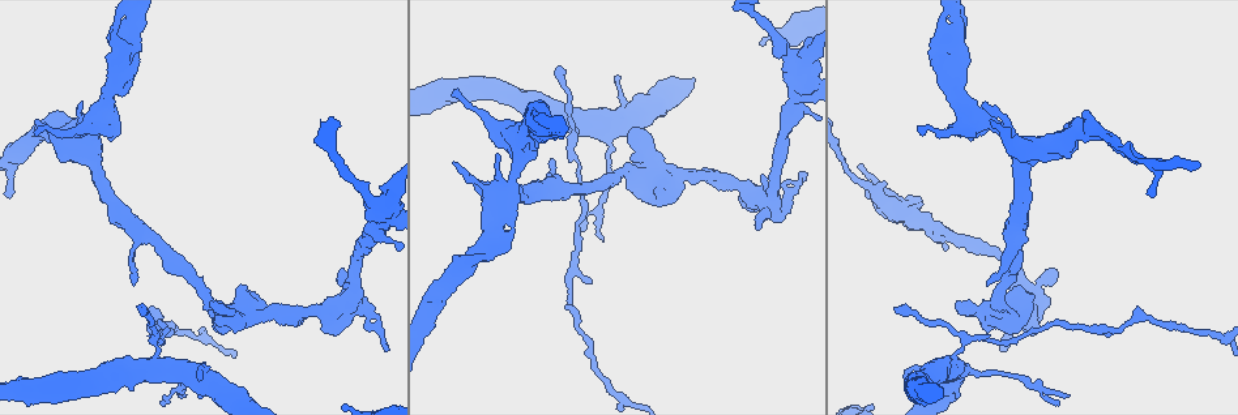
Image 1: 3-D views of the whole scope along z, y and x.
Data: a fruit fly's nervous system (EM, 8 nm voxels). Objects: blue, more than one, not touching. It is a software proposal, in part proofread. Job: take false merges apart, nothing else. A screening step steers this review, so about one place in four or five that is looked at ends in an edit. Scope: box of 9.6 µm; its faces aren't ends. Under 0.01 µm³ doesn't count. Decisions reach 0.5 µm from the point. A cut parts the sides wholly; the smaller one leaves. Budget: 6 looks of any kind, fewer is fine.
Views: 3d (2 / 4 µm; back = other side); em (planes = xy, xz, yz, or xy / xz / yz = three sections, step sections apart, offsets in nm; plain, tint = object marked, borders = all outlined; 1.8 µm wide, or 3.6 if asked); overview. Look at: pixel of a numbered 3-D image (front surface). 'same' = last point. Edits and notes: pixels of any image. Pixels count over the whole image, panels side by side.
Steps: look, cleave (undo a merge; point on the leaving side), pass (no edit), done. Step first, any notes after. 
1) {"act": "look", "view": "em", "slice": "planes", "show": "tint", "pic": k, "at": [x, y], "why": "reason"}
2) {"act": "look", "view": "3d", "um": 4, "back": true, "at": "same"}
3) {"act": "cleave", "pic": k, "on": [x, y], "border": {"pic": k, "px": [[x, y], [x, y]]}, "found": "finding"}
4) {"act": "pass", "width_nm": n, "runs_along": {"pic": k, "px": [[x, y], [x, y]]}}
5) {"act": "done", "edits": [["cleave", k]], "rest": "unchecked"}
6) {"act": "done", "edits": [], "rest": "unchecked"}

{"act": "look", "view": "em", "slice": "xz", "step": 16, "show": "tint", "pic": 1, "at": [153, 339]}

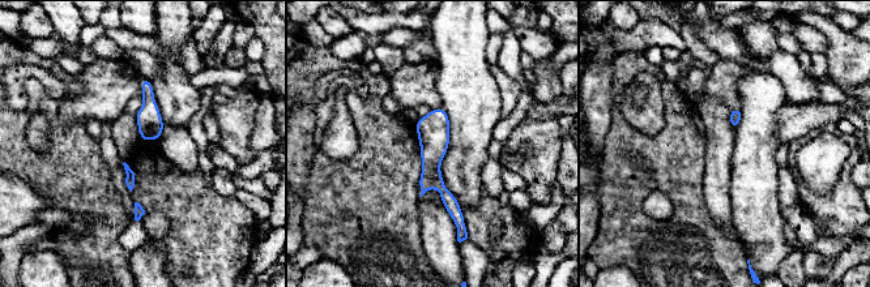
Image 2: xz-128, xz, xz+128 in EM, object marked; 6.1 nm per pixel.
{"act": "pass", "found": "continuous, no second neuron"}

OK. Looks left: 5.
{"act": "look", "view": "3d", "um": 2, "pic": 1, "at": [798, 192]}

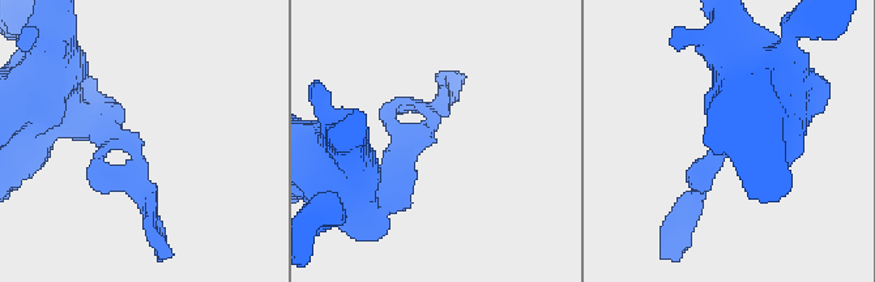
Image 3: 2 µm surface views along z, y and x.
{"act": "look", "view": "em", "um": 3.6, "slice": "planes", "show": "tint", "pic": 3, "at": [720, 159], "why": "need the tissue"}

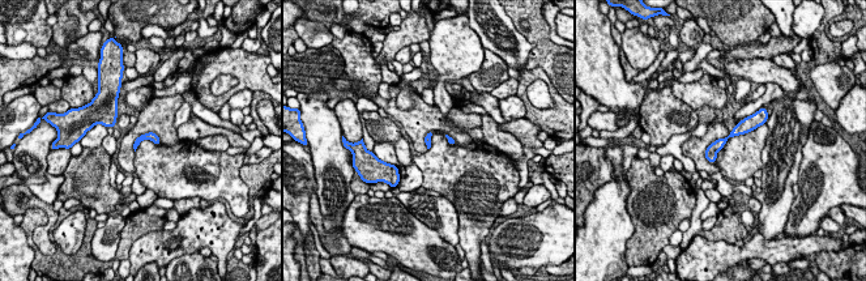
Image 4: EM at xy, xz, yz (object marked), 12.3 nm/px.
{"act": "pass", "runs_along": {"pic": 4, "px": [[750, 122], [729, 135], [711, 158]]}, "found": "one neuron here"}

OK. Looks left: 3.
{"act": "look", "view": "em", "slice": "yz", "step": 8, "show": "tint", "pic": 1, "at": [518, 157], "why": "four arms meet"}

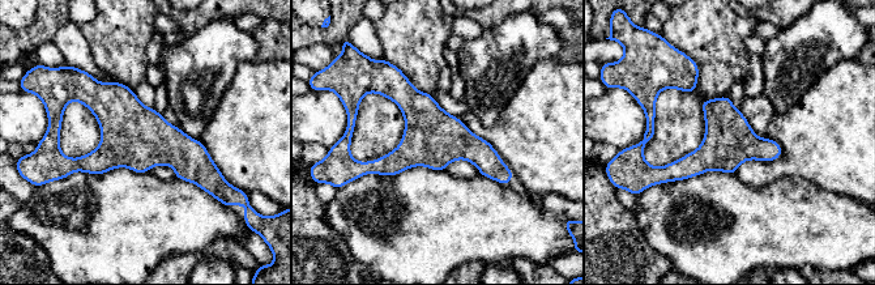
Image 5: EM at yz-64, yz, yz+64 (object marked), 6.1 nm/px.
{"act": "look", "view": "em", "slice": "xz", "step": 16, "show": "tint", "at": "same"}

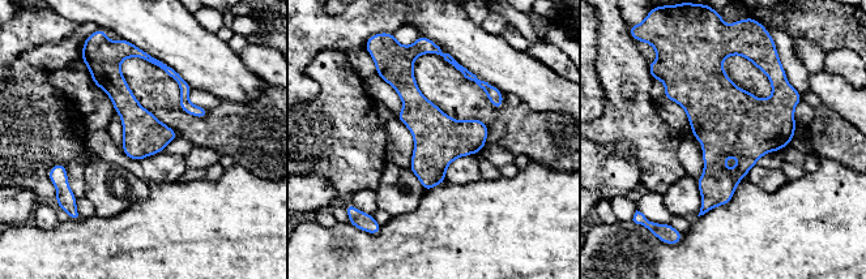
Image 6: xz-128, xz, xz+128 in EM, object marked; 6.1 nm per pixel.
{"act": "pass", "width_nm": 260, "found": "all the same neuron"}

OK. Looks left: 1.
{"act": "done", "edits": [], "rest": "unchecked"}

